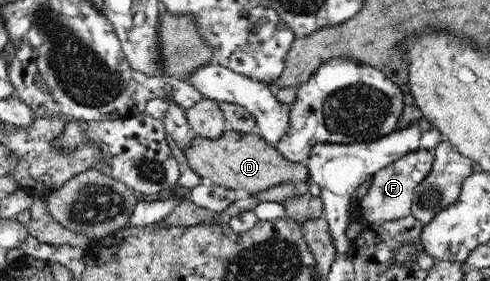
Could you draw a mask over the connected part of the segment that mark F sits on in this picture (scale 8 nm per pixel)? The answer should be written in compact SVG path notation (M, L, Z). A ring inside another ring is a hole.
M415 150L374 173L366 195L357 204L360 220L366 223L382 223L395 221L411 214L415 187L430 174L433 162L434 155L429 150Z

